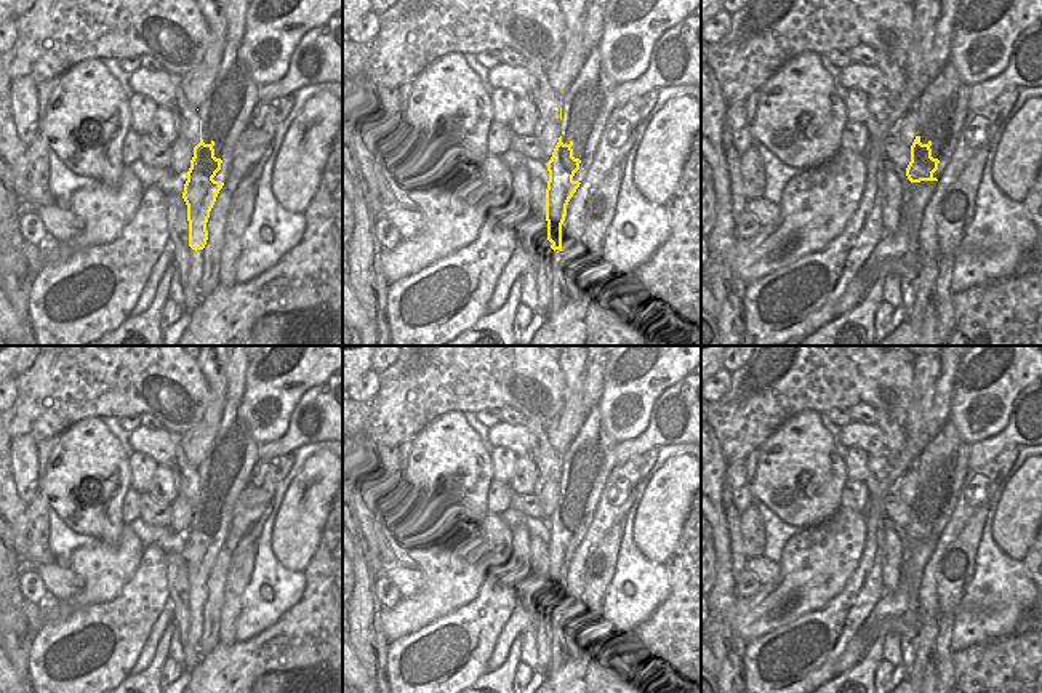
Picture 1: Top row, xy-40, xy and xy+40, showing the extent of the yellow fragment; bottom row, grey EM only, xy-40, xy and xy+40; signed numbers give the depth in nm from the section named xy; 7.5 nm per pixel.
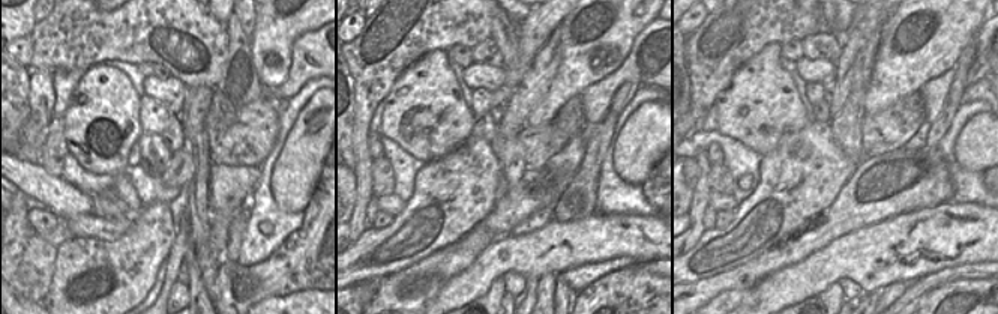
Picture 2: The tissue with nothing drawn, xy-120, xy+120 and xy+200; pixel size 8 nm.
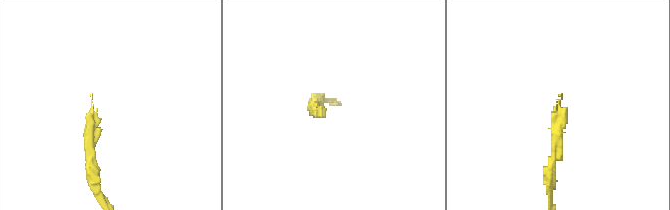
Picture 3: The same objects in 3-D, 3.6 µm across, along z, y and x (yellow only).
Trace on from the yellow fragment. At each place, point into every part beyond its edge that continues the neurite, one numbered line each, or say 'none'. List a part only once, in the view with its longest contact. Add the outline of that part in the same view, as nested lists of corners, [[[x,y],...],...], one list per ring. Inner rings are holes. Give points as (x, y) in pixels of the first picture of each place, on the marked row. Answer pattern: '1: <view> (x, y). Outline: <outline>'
1: xy-40 (188, 116). Outline: [[[173,75],[174,80],[174,112],[178,115],[178,131],[194,149],[200,142],[200,115],[182,93],[182,77]]]

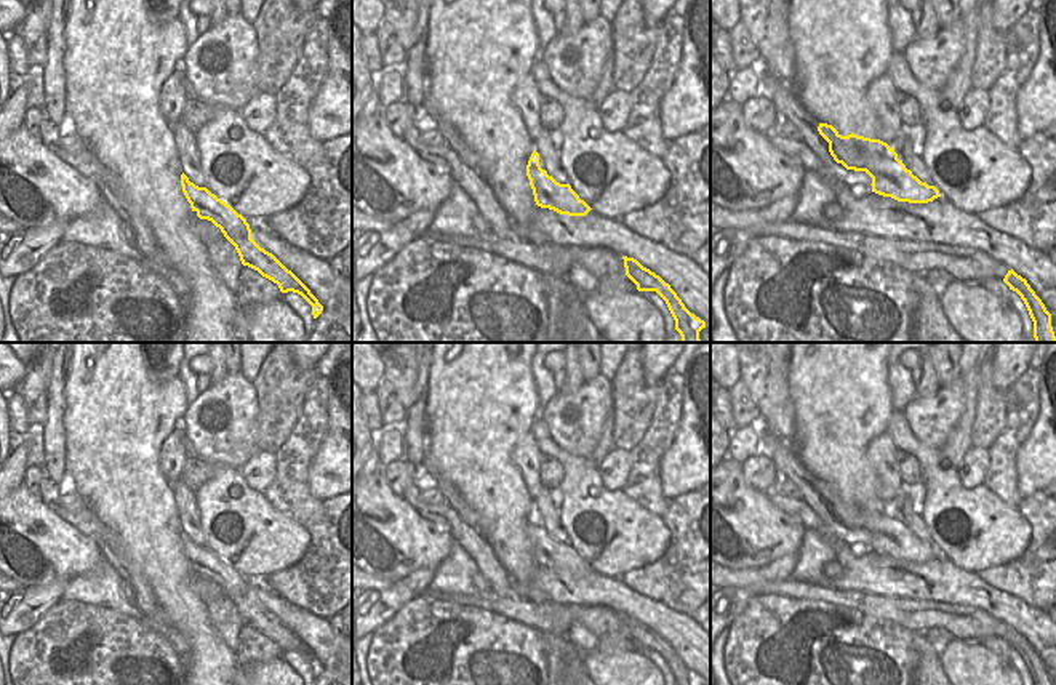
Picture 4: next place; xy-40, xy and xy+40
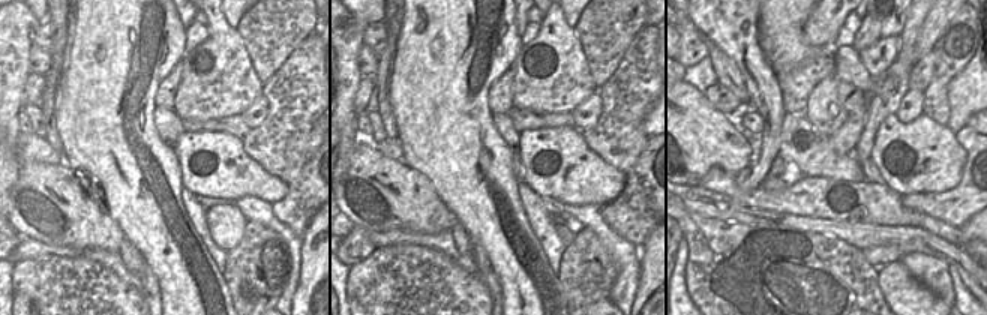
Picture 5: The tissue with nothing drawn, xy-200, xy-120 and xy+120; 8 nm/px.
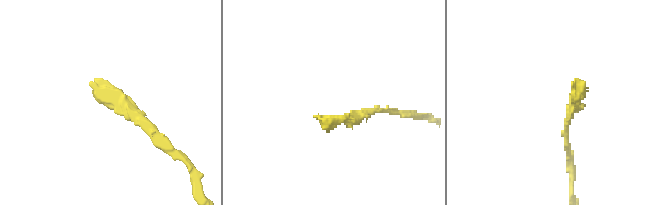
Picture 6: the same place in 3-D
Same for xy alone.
none.

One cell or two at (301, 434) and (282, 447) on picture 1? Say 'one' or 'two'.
one

